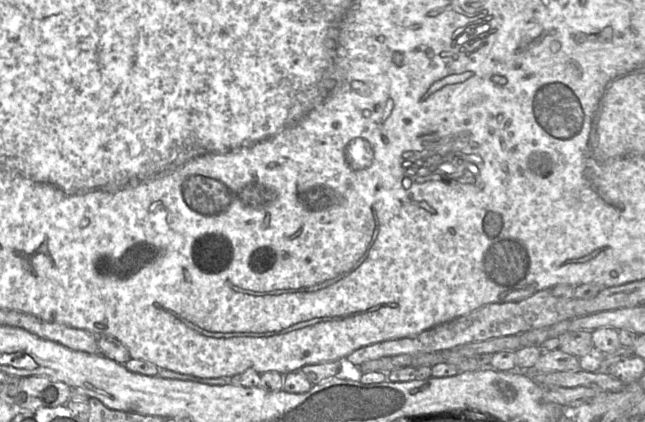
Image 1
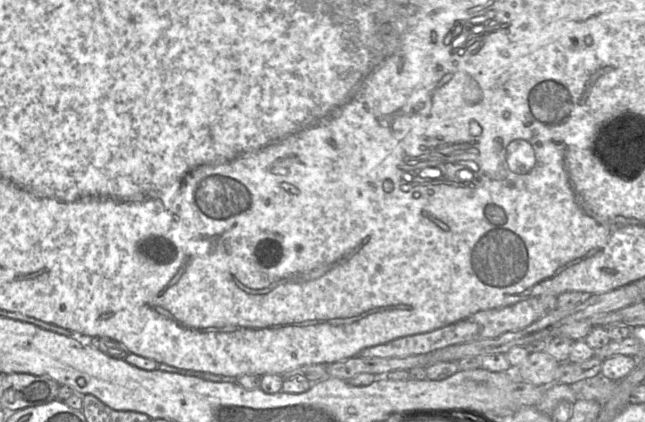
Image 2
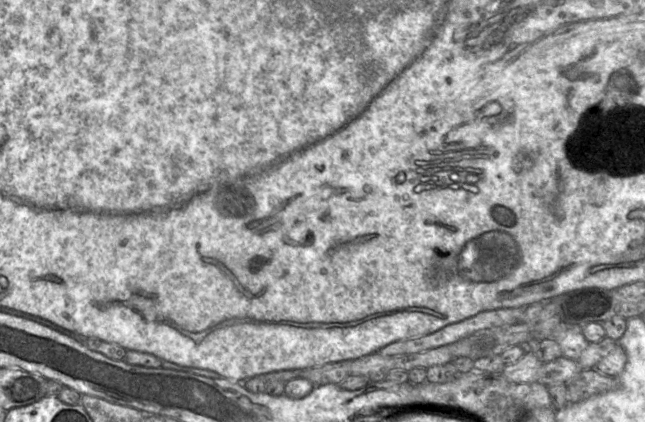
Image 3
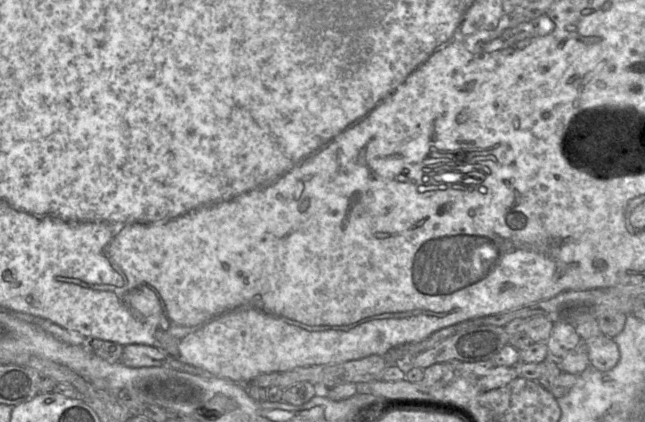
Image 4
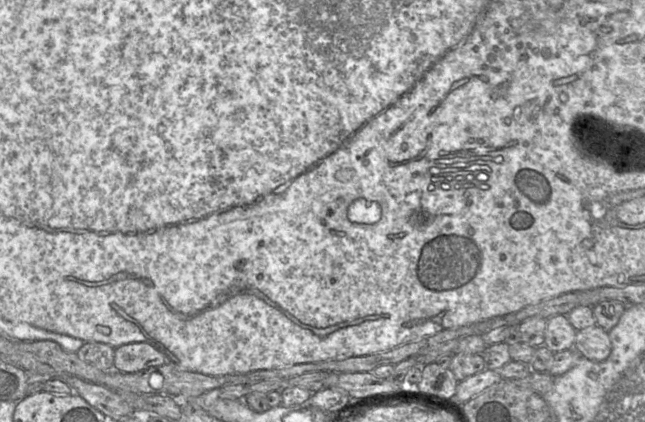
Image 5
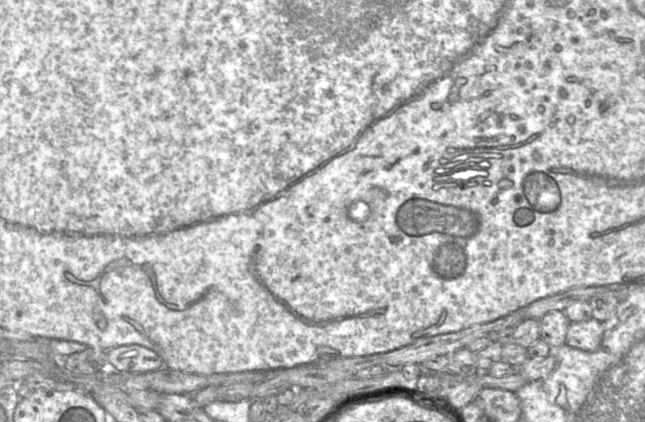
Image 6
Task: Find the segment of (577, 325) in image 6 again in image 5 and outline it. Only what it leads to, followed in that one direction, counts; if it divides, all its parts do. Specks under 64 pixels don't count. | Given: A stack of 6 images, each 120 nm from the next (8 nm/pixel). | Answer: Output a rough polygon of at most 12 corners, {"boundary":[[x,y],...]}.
{"boundary":[[597,324],[577,331],[574,349],[602,362],[611,353],[609,333]]}

